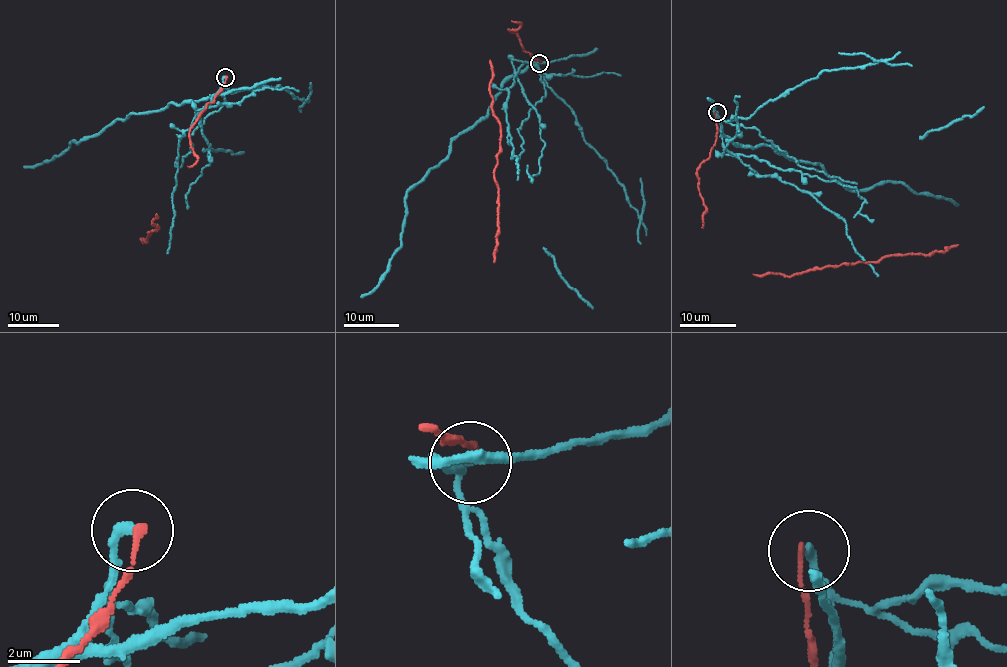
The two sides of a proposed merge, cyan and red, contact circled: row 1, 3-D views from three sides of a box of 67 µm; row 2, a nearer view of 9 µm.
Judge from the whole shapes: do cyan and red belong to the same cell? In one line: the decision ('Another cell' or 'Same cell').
Another cell

